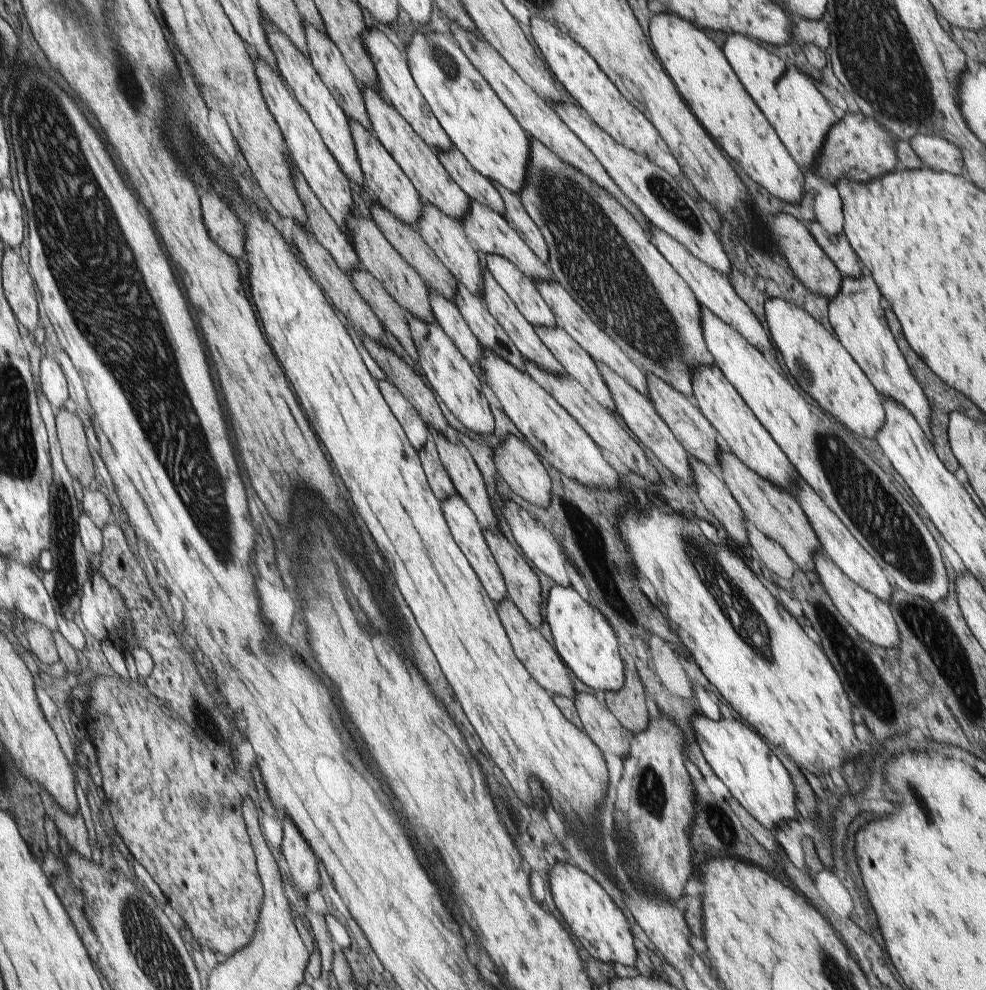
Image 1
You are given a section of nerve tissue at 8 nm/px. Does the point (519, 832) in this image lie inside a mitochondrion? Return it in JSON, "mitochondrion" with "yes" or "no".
{"mitochondrion":"yes"}

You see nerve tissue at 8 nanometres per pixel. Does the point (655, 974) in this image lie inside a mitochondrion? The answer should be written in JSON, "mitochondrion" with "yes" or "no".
{"mitochondrion":"no"}

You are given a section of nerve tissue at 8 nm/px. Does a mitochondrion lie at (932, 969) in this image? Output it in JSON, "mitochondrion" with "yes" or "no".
{"mitochondrion":"no"}

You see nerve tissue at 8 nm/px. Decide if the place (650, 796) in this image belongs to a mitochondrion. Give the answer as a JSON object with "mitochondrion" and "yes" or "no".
{"mitochondrion":"yes"}

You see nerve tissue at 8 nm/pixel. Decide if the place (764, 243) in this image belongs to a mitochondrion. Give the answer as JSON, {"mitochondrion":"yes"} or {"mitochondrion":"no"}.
{"mitochondrion":"no"}

